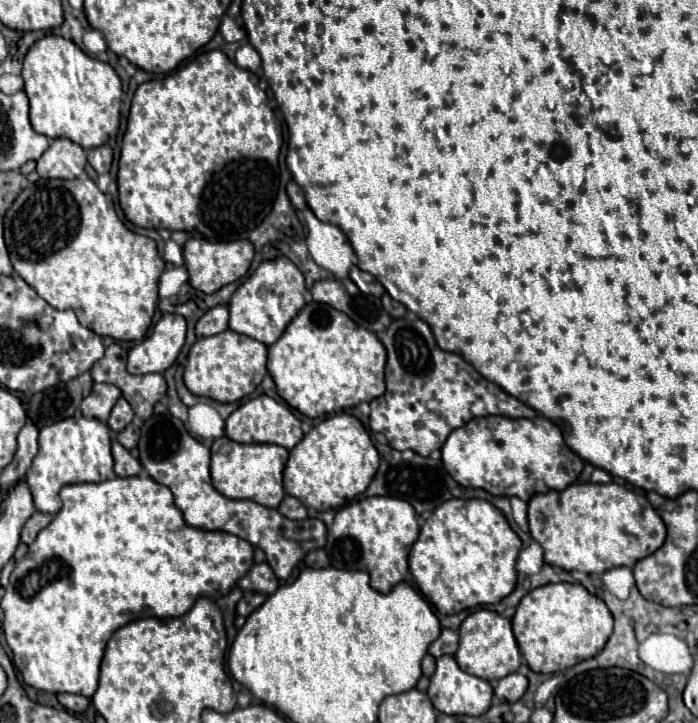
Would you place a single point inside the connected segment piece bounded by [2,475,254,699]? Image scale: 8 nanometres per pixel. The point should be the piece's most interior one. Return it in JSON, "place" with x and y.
{"place":[117,550]}

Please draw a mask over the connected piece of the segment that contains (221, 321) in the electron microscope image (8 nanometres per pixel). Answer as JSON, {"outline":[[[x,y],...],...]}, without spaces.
{"outline":[[[216,305],[208,309],[196,323],[196,337],[208,337],[216,335],[228,329],[228,307]]]}

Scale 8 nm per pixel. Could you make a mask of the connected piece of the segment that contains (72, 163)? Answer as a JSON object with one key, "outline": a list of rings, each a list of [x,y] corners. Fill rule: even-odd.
{"outline":[[[58,137],[38,159],[36,171],[40,173],[40,177],[74,179],[84,173],[84,165],[86,165],[84,149],[66,137]]]}

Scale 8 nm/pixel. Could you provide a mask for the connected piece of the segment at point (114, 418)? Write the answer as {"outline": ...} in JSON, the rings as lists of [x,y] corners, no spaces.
{"outline":[[[120,397],[120,399],[116,401],[112,413],[110,413],[108,427],[110,427],[112,431],[122,431],[122,427],[126,427],[128,423],[132,423],[132,419],[134,419],[134,411],[132,411],[130,403],[128,403],[124,397]]]}

